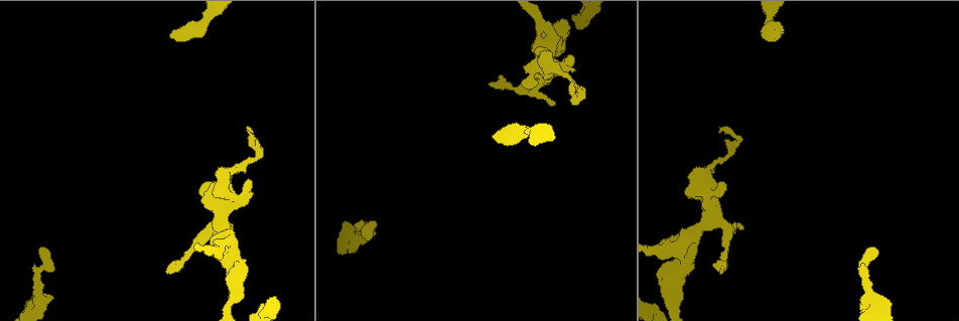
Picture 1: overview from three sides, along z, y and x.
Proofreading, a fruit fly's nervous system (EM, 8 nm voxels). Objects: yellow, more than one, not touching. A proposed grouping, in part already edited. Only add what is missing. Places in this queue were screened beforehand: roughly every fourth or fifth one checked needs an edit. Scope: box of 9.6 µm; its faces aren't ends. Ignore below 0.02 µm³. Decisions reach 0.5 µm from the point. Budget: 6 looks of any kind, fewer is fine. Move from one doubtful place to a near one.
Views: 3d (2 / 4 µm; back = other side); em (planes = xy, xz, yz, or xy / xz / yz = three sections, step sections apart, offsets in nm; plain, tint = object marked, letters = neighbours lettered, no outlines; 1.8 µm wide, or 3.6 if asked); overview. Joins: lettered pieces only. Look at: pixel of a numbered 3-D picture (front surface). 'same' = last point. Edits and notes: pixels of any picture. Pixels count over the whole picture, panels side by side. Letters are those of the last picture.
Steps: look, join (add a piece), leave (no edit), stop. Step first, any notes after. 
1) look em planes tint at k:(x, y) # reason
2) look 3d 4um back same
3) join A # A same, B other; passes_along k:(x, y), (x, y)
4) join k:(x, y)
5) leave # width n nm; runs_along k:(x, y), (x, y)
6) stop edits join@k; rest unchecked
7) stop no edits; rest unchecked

look 3d 4um at 1:(493, 135) # stops while still wide

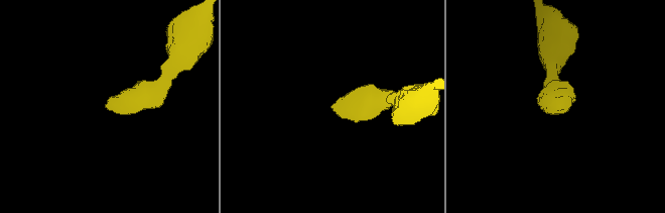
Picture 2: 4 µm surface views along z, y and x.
look em planes letters at 2:(331, 105) # need the tissue

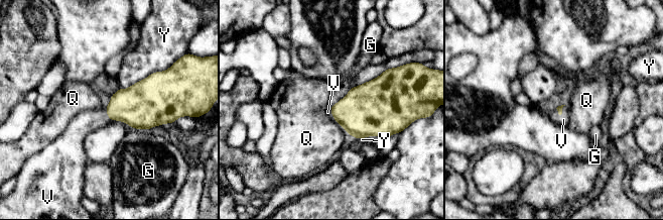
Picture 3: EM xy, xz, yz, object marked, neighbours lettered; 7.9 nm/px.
join V # longest_contact Y 400 nm; G other, Q other, V same, Y other; it goes on there

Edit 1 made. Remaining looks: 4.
look em xz step 8 letters at 1:(719, 129) # long arm stops here

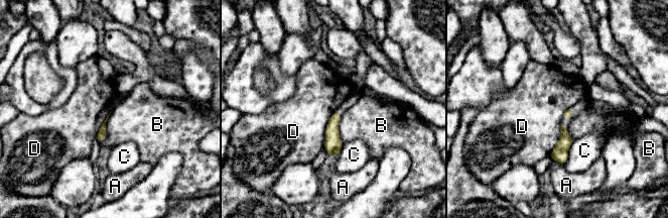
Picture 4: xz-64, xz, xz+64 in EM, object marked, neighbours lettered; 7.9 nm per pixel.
look em planes letters same

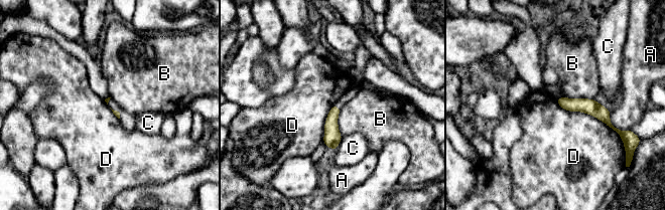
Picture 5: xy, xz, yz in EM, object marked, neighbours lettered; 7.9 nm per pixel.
leave # A other, B other, C other, D other; runs_along 5:(560, 100), (590, 107), (608, 122); none of them fits

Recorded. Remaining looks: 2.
look 3d 2um at 1:(168, 269) # free end

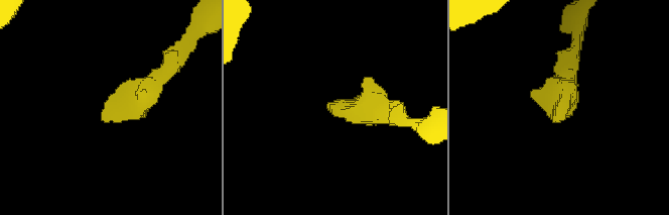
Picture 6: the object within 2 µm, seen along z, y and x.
look em planes letters at 6:(327, 102)

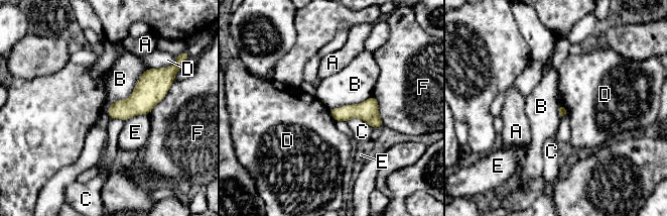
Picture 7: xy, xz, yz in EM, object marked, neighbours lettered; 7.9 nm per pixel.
leave # A other, B other, C other, D other, E other, F other; border 7:(148, 69), (109, 107), (111, 118); none of them fits

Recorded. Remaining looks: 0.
stop edits join@3; rest unchecked

